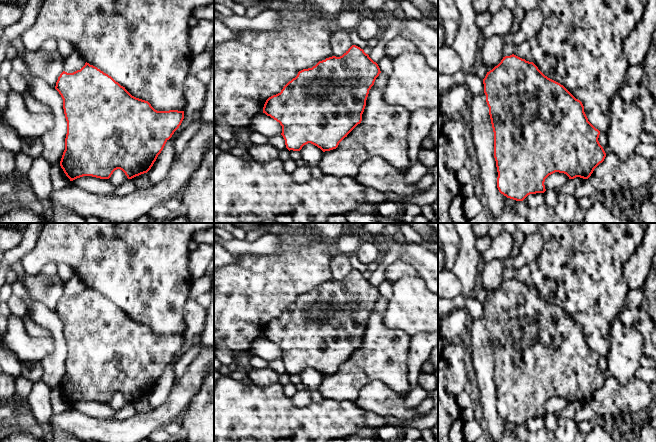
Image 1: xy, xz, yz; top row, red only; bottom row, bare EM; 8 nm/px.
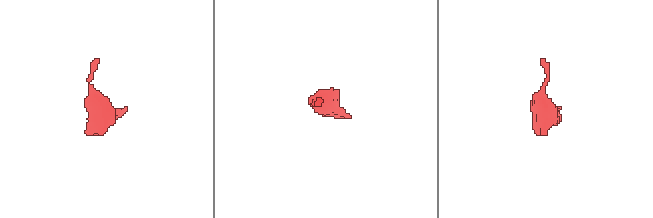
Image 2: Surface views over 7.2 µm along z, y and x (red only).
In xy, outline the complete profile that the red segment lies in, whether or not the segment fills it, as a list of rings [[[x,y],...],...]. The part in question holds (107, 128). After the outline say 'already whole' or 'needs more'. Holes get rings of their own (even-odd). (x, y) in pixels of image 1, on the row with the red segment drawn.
[[[87,62],[73,73],[63,71],[58,77],[55,89],[63,99],[67,121],[65,150],[60,166],[70,181],[83,176],[109,179],[117,169],[122,170],[128,179],[147,173],[184,119],[184,111],[155,110],[148,101],[132,96],[111,76]]] | already whole

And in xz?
[[[352,45],[340,57],[326,58],[312,68],[299,71],[280,93],[266,100],[263,113],[280,123],[289,151],[300,151],[308,143],[323,152],[336,149],[361,123],[369,90],[380,73],[378,64],[363,49]]] | already whole

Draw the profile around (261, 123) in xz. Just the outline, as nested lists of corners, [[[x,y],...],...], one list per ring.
[[[265,113],[255,115],[249,126],[252,132],[258,132],[270,138],[282,133],[282,126],[279,122],[267,116]]]

